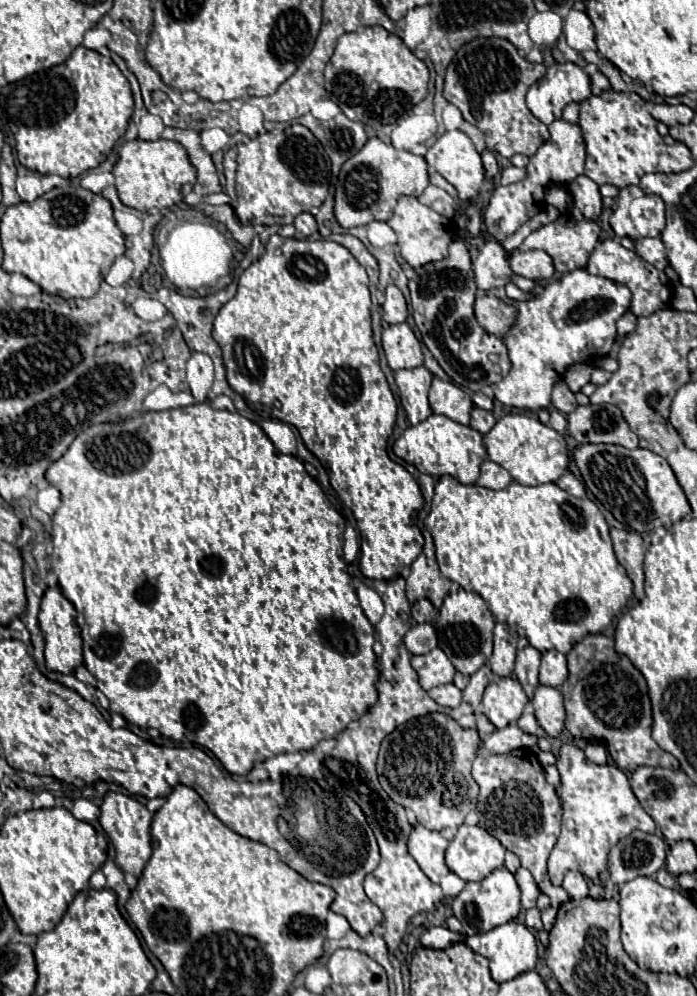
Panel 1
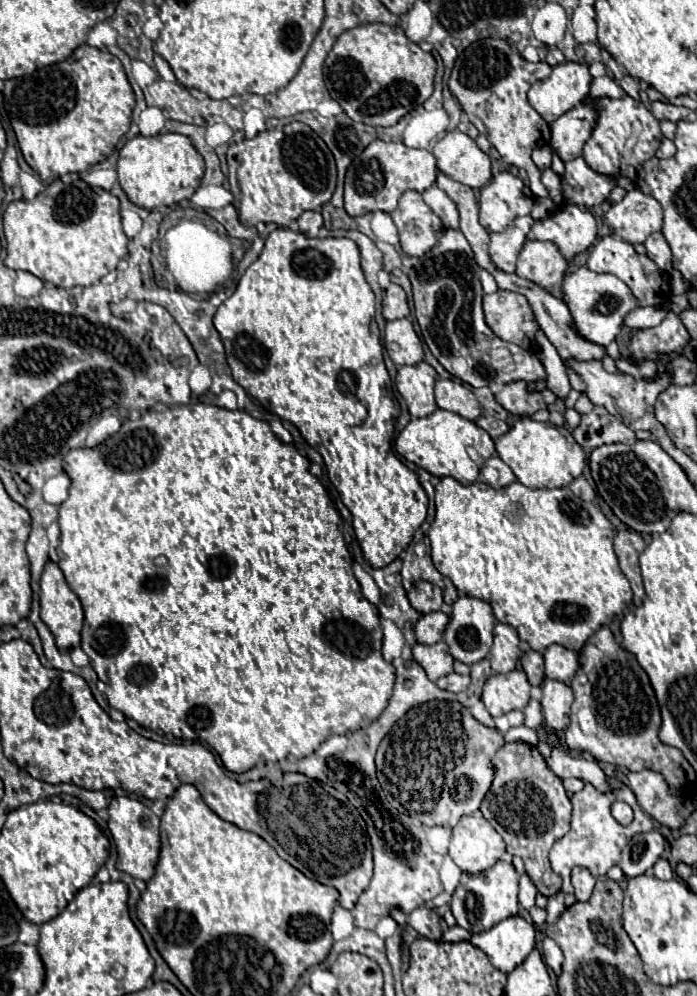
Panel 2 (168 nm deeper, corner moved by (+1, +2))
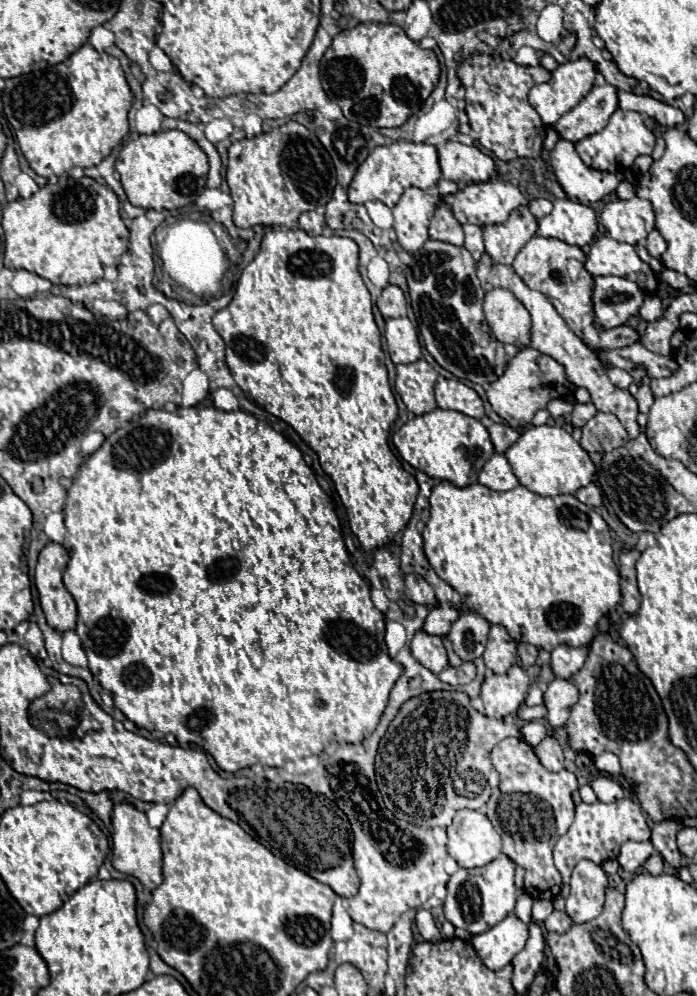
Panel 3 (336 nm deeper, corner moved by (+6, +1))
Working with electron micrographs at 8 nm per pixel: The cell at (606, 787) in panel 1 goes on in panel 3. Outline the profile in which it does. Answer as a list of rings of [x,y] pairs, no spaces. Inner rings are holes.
[[[622,798],[612,804],[604,804],[600,800],[594,804],[580,802],[576,806],[576,816],[572,826],[568,828],[564,836],[558,838],[554,846],[554,864],[558,872],[562,874],[562,892],[560,892],[562,898],[568,896],[568,880],[574,866],[580,860],[592,860],[594,864],[602,864],[610,858],[616,858],[620,852],[620,846],[626,840],[648,840],[648,838],[650,838],[650,828],[646,824],[646,818],[642,816],[640,806],[634,800]]]

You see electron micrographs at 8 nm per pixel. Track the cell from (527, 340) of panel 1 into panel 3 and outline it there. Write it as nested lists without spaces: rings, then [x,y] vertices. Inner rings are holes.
[[[596,276],[594,278],[594,324],[598,330],[610,330],[628,322],[638,314],[644,302],[644,292],[630,280],[618,276]]]

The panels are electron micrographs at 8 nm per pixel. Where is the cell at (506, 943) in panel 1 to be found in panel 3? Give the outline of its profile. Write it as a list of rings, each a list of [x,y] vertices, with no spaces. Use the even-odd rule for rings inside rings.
[[[508,914],[488,932],[472,938],[472,944],[490,970],[500,970],[524,948],[528,940],[528,926],[516,916]]]

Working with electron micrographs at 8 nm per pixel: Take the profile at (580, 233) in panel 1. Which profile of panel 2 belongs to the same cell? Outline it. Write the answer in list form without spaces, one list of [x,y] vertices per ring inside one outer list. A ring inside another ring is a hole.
[[[563,205],[553,215],[535,221],[527,239],[553,241],[567,259],[587,251],[597,239],[597,221],[591,211],[577,205]]]

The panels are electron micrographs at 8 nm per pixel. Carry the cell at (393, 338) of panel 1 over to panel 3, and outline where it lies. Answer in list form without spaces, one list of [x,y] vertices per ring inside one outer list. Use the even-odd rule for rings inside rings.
[[[406,316],[386,320],[384,336],[388,342],[388,354],[394,364],[410,364],[422,358],[422,348],[418,342],[416,328]]]

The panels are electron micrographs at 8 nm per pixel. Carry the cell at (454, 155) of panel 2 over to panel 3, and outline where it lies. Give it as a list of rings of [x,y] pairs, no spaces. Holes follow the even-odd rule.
[[[448,140],[438,148],[442,176],[452,182],[486,182],[494,174],[494,160],[476,146],[466,146],[458,140]]]

